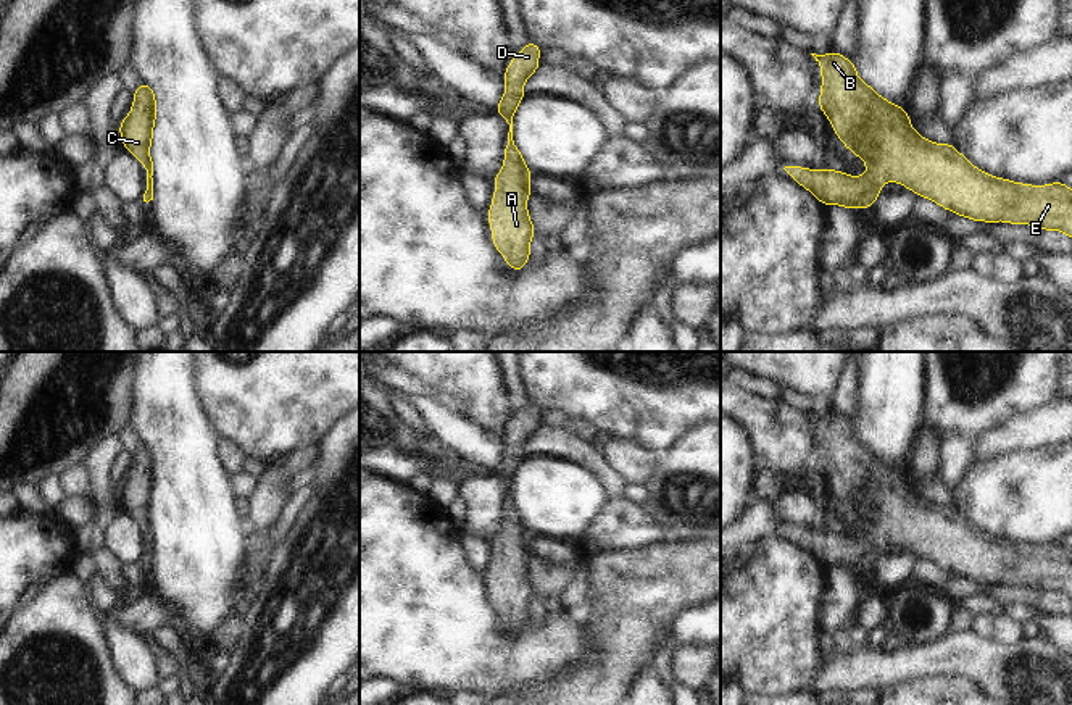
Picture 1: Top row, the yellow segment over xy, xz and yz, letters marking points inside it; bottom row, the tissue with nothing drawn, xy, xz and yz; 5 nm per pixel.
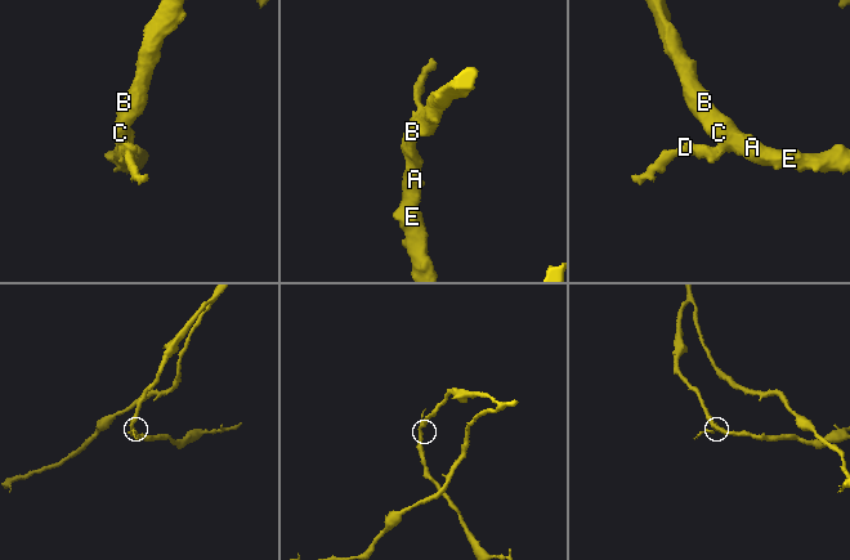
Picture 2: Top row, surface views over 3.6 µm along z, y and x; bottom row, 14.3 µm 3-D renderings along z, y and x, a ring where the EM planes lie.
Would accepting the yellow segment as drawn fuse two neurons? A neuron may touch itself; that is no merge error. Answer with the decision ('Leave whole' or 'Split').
Leave whole.

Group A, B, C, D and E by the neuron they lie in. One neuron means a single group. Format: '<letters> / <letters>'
A B C D E

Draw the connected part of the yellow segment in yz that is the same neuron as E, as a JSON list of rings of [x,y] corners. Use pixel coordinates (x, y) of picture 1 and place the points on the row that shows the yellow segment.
[[[835,50],[827,55],[811,55],[821,65],[819,108],[843,145],[862,158],[867,168],[862,176],[850,176],[838,169],[785,166],[793,181],[808,189],[817,202],[869,210],[885,182],[898,182],[920,198],[930,198],[941,208],[977,223],[1030,224],[1043,231],[1061,231],[1072,239],[1072,189],[1062,181],[1032,186],[991,176],[974,166],[954,145],[935,144],[919,136],[908,111],[861,81],[851,60]]]

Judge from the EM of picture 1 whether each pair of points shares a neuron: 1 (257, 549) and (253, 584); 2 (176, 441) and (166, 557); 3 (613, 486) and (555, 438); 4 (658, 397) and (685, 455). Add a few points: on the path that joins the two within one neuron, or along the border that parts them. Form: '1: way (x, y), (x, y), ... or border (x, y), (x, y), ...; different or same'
1: way (257, 557), (253, 576); same
2: way (176, 470), (176, 528); same
3: way (602, 471), (584, 454), (569, 447); same
4: border (703, 421), (660, 454); different

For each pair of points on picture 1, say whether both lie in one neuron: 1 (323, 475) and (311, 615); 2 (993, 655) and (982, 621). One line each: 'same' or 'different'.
1: same
2: different

